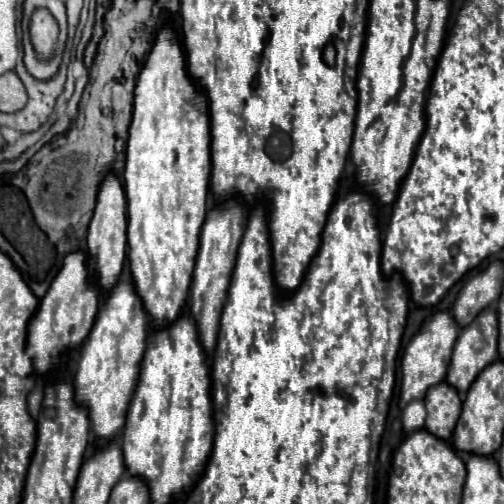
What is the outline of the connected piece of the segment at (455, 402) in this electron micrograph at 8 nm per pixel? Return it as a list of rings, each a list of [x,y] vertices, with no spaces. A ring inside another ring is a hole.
[[[441,382],[425,394],[423,402],[427,408],[425,430],[441,440],[449,440],[455,428],[455,420],[459,418],[461,408],[459,392],[451,388],[447,382]]]

